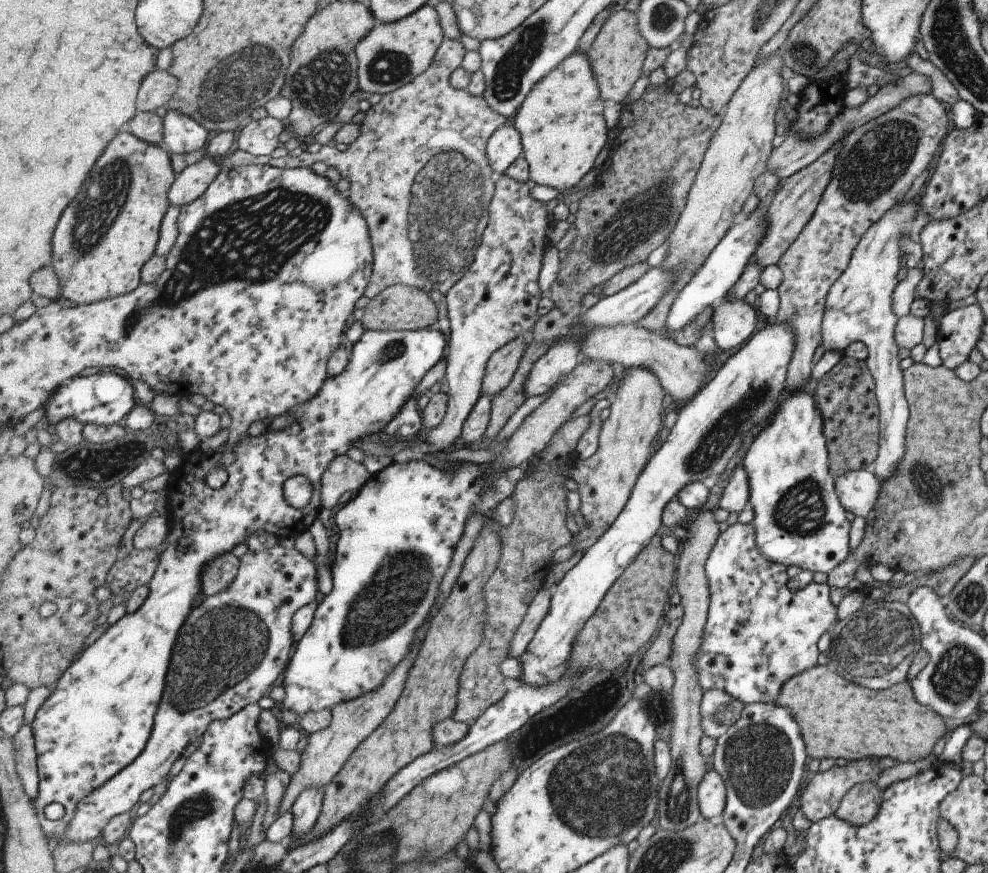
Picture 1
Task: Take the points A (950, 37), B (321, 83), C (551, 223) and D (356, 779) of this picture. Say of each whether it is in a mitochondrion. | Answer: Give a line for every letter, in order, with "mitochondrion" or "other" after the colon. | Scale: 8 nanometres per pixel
A: mitochondrion
B: mitochondrion
C: other
D: other

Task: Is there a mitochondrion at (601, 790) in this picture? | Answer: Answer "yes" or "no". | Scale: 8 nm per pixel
yes

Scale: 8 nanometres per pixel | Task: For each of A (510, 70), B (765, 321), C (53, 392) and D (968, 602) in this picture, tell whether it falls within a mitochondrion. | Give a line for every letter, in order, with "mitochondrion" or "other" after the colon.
A: mitochondrion
B: other
C: other
D: mitochondrion

